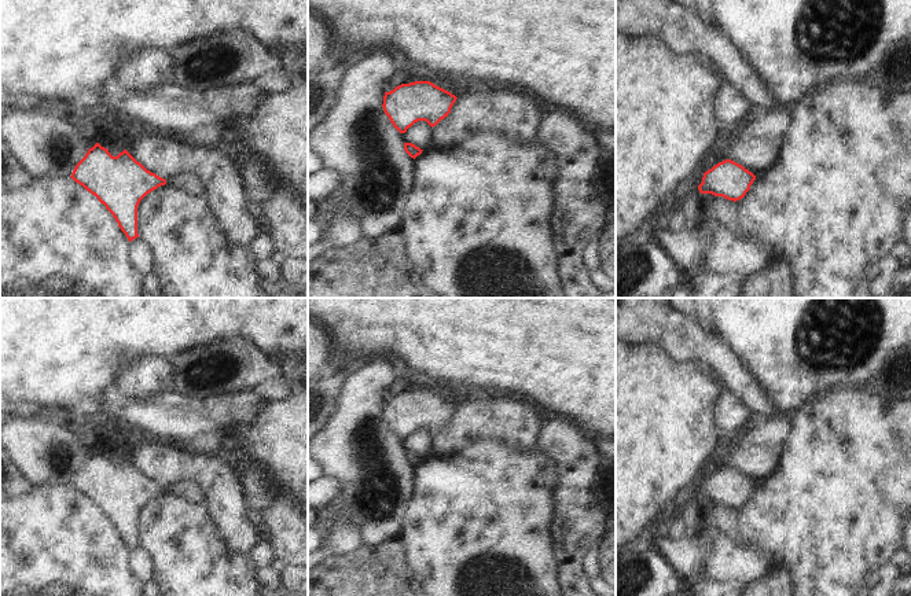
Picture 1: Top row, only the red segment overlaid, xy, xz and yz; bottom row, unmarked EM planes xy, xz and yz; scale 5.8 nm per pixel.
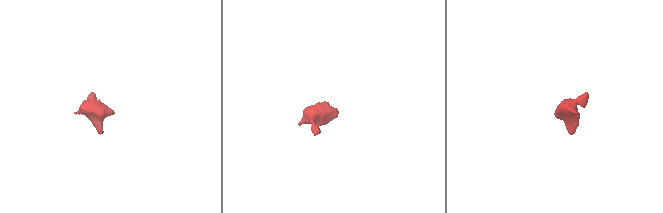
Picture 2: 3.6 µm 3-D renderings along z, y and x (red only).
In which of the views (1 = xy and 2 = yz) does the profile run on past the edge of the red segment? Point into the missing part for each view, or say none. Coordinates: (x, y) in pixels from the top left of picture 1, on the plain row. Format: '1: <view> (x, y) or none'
1: none
2: none

